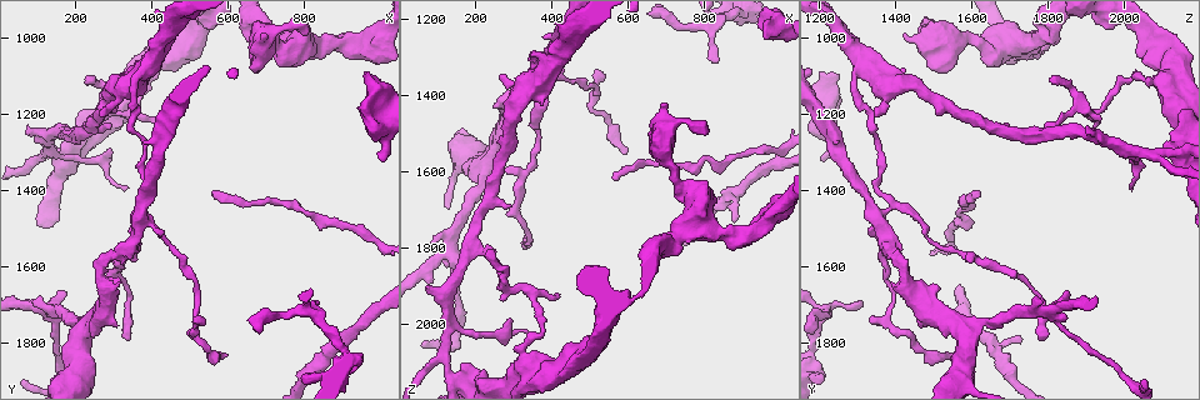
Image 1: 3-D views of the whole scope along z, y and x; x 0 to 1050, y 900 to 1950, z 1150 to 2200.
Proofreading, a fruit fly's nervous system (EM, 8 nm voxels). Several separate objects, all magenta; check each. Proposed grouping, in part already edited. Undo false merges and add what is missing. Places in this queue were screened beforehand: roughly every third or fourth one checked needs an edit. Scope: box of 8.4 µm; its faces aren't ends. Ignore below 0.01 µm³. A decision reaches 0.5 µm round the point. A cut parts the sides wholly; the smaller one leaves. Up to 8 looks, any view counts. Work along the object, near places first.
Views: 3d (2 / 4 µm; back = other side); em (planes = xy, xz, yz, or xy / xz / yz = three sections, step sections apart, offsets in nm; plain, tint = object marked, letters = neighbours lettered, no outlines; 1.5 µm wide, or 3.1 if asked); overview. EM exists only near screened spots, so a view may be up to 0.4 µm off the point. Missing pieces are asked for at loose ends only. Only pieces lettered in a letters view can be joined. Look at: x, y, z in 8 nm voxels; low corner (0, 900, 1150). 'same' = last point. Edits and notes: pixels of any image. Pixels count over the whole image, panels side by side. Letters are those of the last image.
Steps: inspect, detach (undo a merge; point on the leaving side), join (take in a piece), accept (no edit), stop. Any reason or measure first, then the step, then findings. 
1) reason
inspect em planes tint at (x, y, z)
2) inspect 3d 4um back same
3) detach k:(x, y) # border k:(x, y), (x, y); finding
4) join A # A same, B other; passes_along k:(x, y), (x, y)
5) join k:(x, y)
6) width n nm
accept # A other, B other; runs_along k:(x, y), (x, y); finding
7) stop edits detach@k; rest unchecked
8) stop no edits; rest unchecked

long arm stops here
inspect 3d 4um at (585, 1835, 1550)

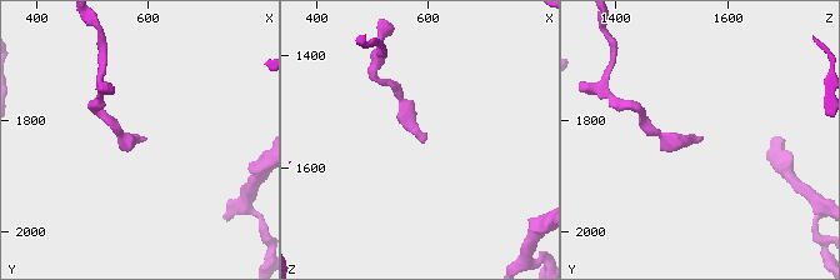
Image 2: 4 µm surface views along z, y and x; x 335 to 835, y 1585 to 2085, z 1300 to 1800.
inspect em planes letters at (585, 1830, 1555)

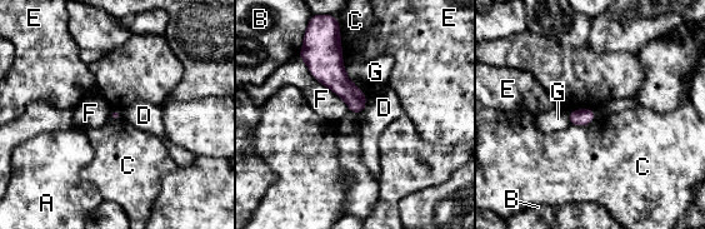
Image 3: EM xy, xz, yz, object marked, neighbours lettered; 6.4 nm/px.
accept # A other, B other, C other, D other, E other, F other, G other; border 3:(299, 58), (349, 109); none of them fits

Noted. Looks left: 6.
an open end
inspect em xz step 4 letters at (820, 1700, 1305)

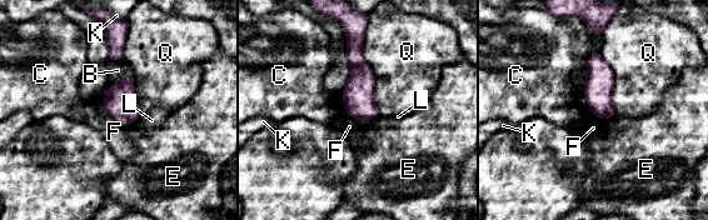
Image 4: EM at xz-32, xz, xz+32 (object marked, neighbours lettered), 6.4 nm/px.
inspect em planes letters same

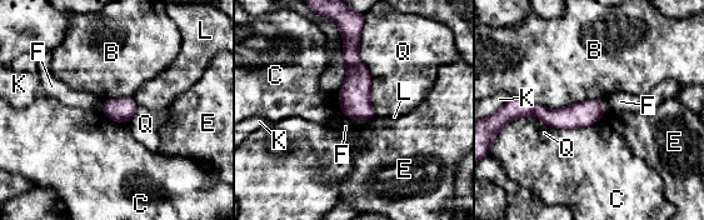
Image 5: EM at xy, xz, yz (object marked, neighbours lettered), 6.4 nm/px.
accept # B other, C other, E other, F other, K other, L other, Q other; border 5:(604, 115), (559, 129), (537, 118); none of them fits

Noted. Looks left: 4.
abrupt turn
inspect em planes letters at (130, 1280, 2005)

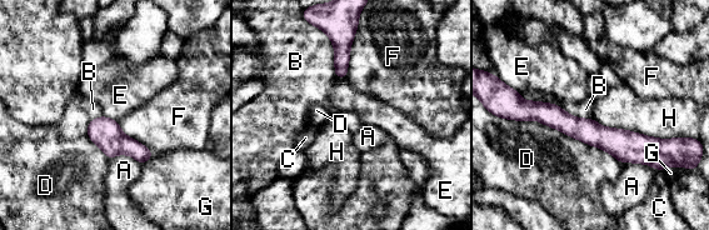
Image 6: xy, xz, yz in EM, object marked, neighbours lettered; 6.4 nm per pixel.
longest_contact D 900 nm
accept # A other, B other, C other, D other, E other, F other, G other, H other; runs_along 6:(502, 110), (644, 139); one neuron here

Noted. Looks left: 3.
stop no edits; rest unchecked

